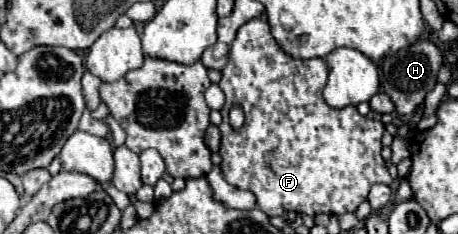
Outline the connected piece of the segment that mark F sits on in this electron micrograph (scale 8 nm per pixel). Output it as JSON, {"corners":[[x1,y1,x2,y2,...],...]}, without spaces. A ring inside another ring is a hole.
{"corners":[[265,18,245,22,229,50,229,62,221,70,223,78,219,88,225,92,225,106,221,110,221,168,227,182,237,188,249,188,257,196,257,206,267,216,283,216,289,210,315,216,315,214,345,214,355,212,365,202,373,184,391,184,393,178,381,158,381,136,385,126,379,120,361,116,357,108,329,108,321,96,327,82,327,64,323,58,297,60,289,56,273,38],[241,106,245,124,239,130,229,126,229,110]]}

